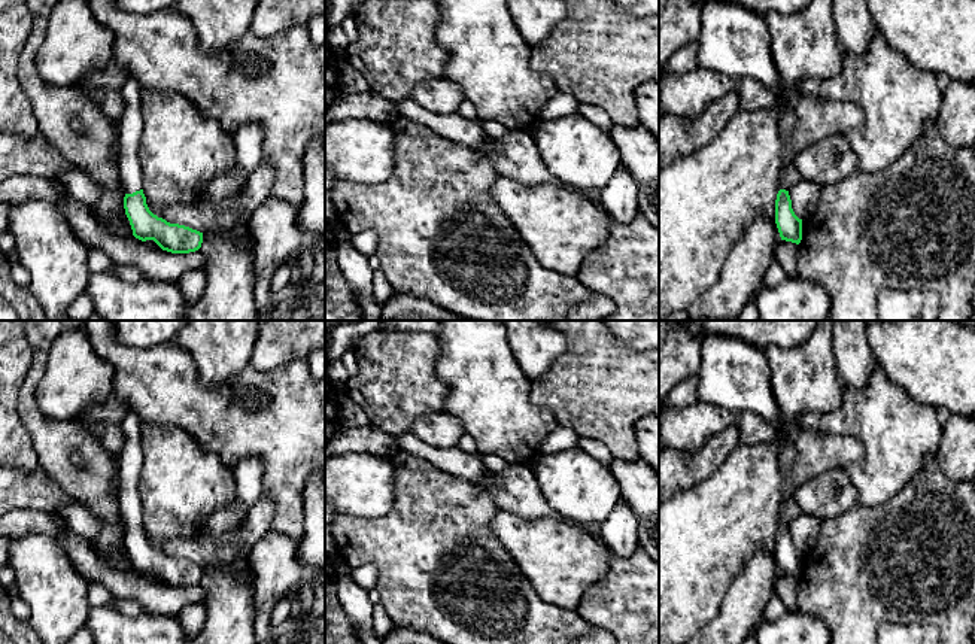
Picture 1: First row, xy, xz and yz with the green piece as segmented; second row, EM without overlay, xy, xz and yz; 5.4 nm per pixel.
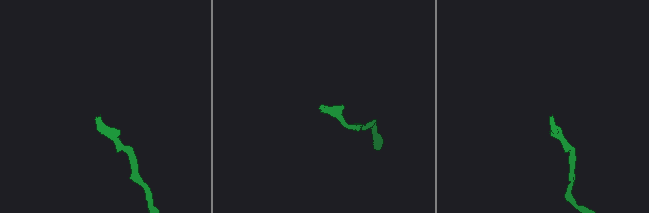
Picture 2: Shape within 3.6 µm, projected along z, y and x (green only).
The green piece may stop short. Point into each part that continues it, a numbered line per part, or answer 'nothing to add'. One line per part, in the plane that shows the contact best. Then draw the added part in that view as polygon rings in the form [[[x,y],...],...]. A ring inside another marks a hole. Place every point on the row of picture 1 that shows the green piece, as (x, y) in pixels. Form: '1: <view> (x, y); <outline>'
1: xy (130, 125); [[[127,73],[127,80],[121,89],[125,101],[122,118],[116,127],[119,145],[119,176],[127,194],[143,188],[143,171],[139,160],[139,143],[142,137],[142,86]]]

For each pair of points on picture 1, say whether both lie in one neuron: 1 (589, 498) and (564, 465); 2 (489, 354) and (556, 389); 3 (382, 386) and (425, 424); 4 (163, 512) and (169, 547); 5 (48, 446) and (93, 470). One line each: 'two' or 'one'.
1: one
2: two
3: two
4: two
5: one

